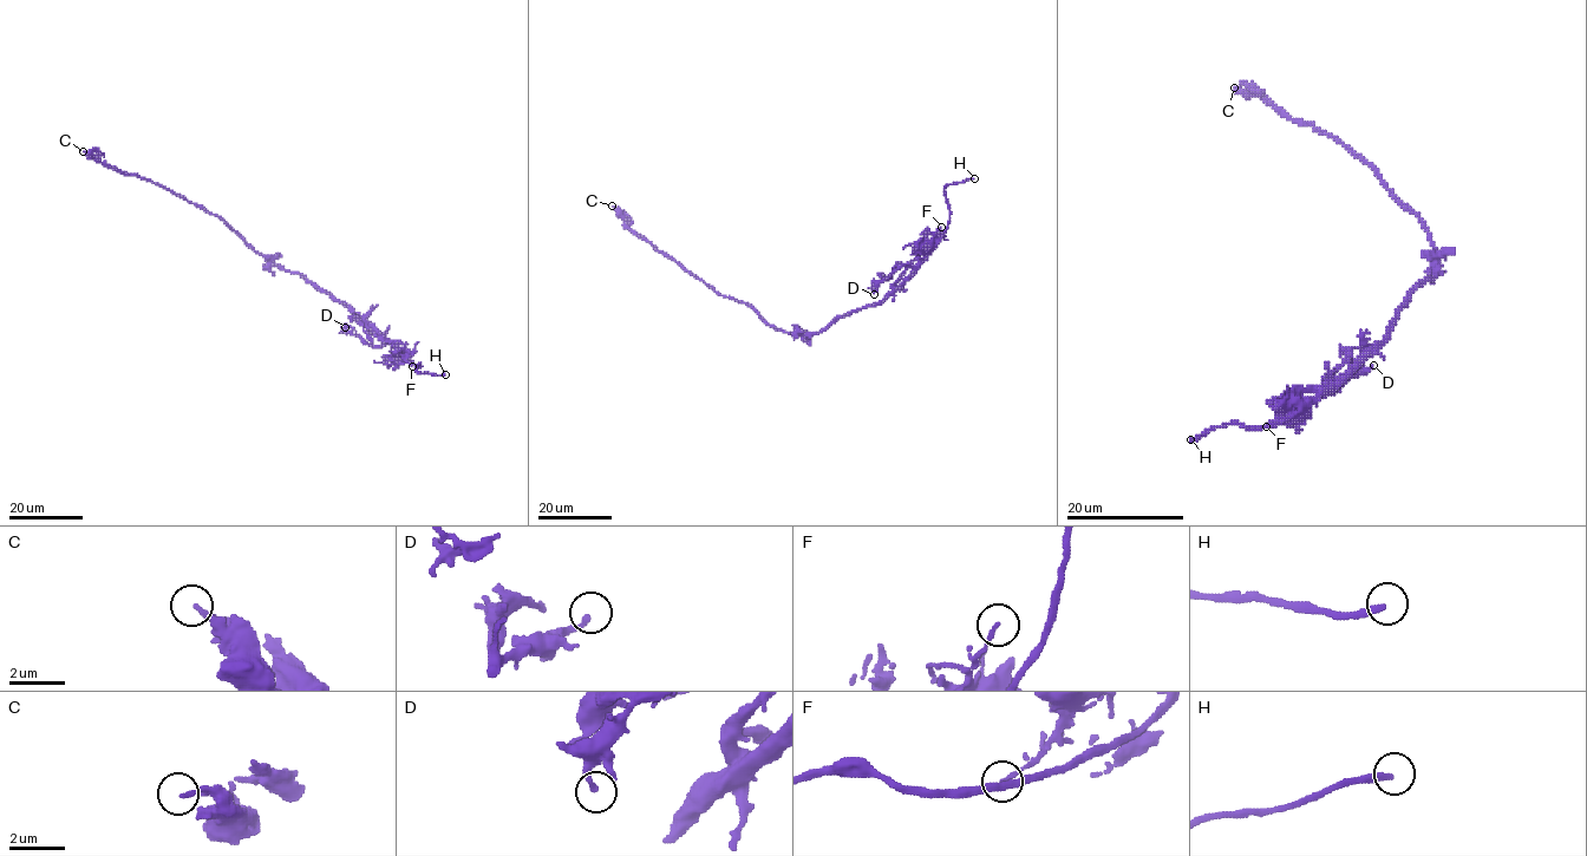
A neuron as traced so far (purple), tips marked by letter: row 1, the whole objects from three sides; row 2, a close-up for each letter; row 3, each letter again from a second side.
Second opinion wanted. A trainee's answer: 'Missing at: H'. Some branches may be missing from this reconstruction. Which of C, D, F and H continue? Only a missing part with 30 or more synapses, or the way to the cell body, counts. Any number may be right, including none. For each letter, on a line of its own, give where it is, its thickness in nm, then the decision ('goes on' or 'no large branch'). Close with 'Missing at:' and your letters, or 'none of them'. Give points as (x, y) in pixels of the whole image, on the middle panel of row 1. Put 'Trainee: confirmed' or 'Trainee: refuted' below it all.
C: (612, 206) | 160 nm | no large branch
D: (874, 294) | 200 nm | no large branch
F: (941, 227) | 130 nm | no large branch
H: (974, 178) | 240 nm | goes on
Missing at: H
Trainee: confirmed

